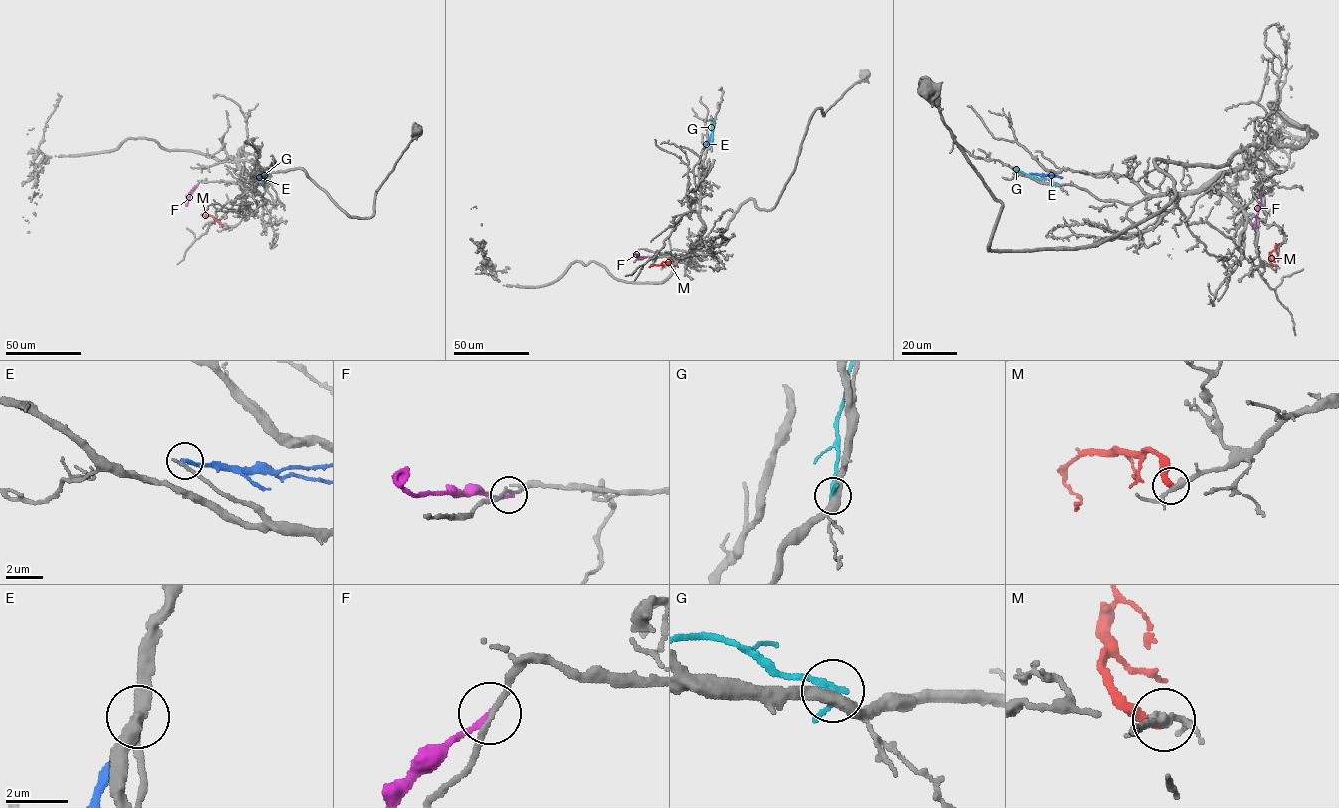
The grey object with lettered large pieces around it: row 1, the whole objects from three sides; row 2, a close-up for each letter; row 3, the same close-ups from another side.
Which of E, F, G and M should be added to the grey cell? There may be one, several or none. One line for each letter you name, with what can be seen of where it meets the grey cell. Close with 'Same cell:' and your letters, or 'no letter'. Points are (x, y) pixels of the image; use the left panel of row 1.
Same cell: no letter

